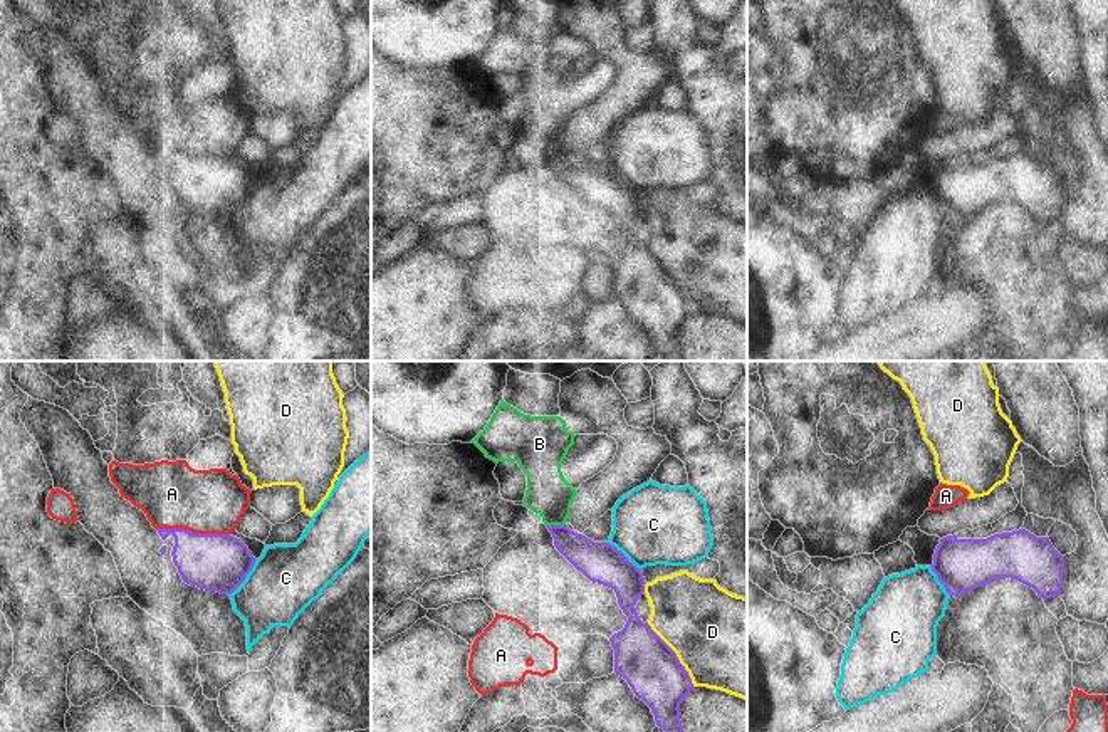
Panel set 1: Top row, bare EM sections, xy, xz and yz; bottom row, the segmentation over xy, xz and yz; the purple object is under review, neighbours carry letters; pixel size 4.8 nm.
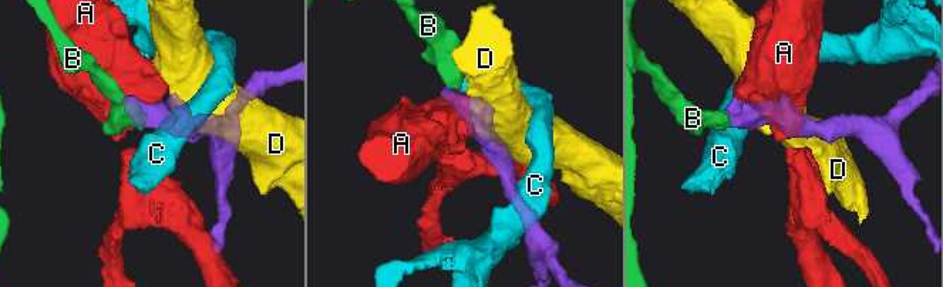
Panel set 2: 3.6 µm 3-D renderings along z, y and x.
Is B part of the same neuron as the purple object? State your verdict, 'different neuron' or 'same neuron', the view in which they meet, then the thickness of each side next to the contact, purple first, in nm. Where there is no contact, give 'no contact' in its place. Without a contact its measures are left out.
same neuron; meets purple in xz; 180 nm thick on the purple side, 220 nm on the other

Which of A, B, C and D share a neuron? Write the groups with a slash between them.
A / B / C / D

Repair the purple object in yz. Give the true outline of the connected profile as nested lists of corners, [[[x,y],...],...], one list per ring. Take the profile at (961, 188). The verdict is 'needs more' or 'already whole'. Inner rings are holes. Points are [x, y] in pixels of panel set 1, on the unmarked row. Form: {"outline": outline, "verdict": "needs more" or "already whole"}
{"outline": [[[1026,153],[994,158],[987,163],[959,163],[954,158],[940,163],[930,191],[945,215],[955,222],[999,201],[1011,201],[1048,223],[1061,218],[1064,180],[1053,171],[1049,161],[1036,161]]], "verdict": "already whole"}

